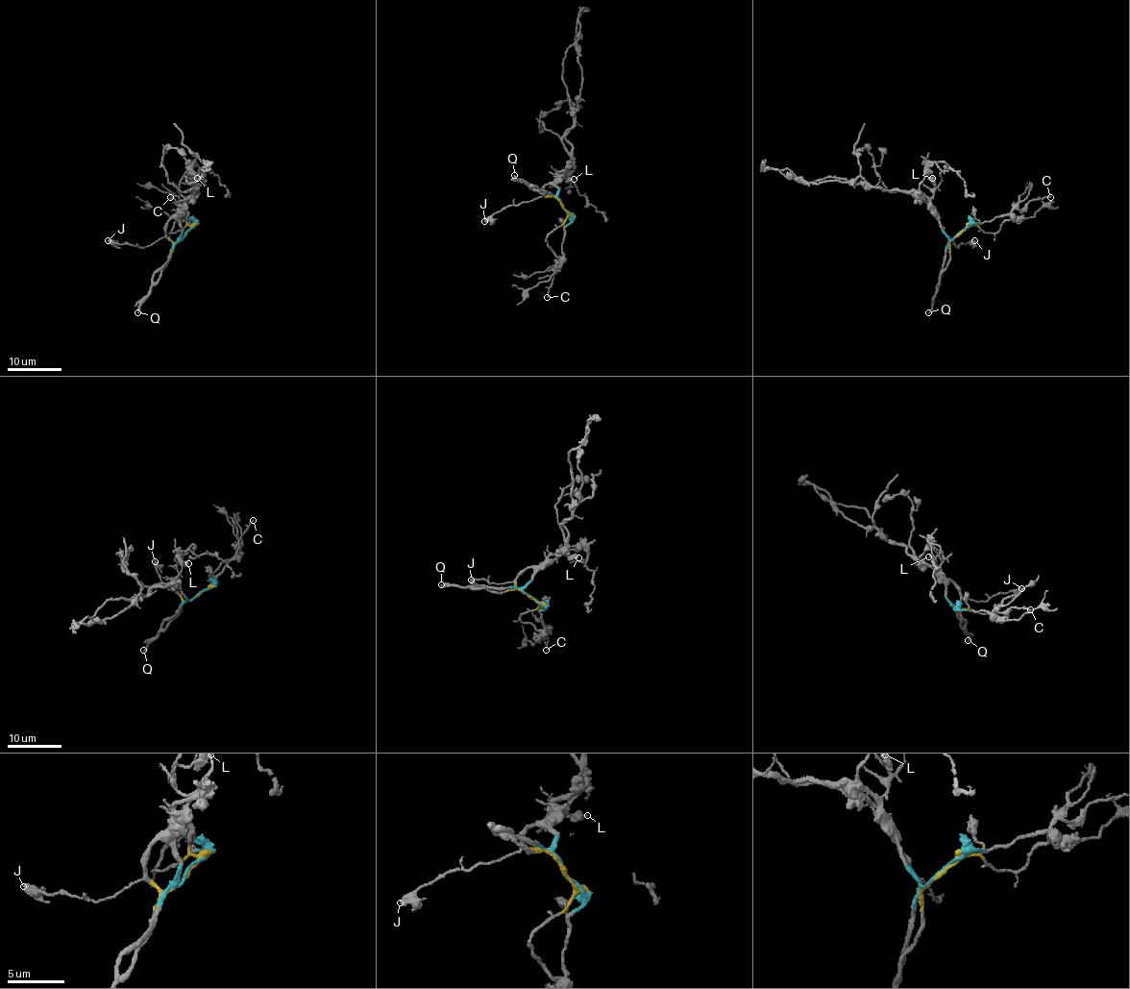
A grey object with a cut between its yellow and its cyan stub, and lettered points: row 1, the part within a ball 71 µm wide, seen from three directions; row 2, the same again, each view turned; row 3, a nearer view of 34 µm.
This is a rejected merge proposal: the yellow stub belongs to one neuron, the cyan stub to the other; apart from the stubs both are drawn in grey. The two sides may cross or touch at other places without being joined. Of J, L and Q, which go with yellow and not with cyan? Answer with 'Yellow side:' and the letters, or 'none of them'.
Yellow side: J, Q

